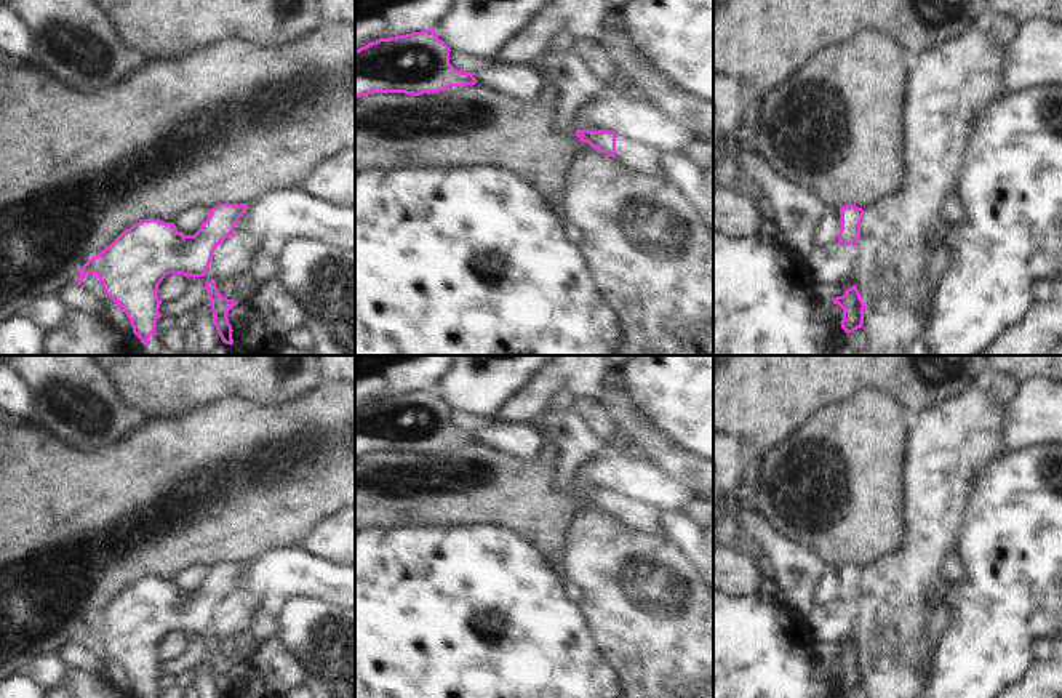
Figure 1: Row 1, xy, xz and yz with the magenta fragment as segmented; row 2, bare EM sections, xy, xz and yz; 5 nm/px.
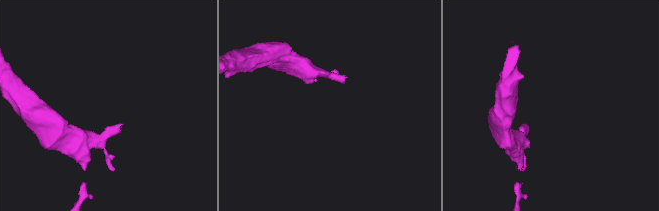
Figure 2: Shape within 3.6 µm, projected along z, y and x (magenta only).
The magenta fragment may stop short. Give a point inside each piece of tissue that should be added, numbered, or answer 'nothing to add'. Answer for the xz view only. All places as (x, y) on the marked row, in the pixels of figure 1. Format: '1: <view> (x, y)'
1: xz (645, 159)

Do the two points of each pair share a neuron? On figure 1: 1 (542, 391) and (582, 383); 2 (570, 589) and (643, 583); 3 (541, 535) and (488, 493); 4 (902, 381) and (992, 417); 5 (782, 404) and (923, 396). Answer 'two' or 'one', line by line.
1: one
2: two
3: one
4: two
5: one

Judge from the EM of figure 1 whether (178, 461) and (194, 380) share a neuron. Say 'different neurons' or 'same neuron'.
different neurons

